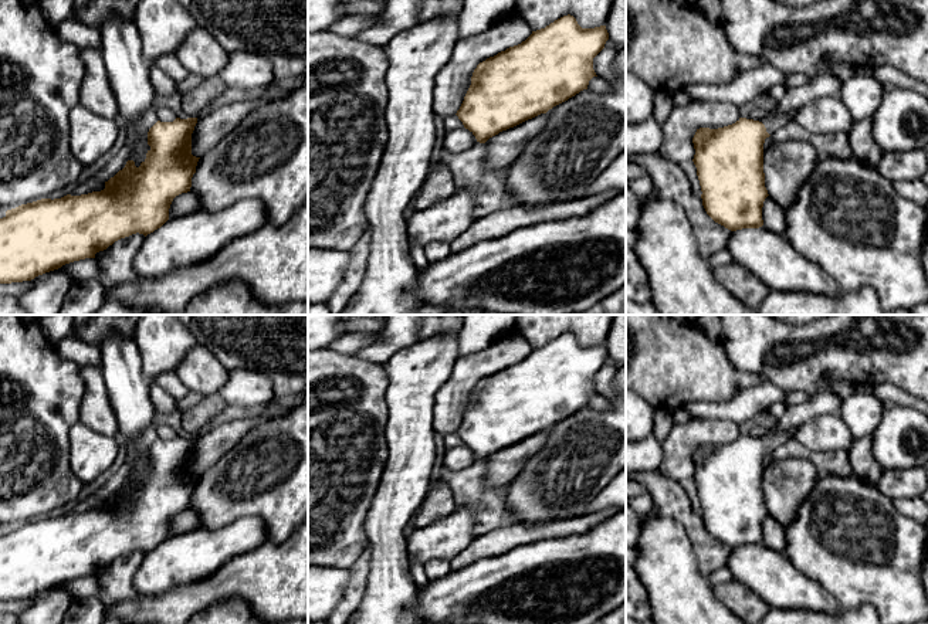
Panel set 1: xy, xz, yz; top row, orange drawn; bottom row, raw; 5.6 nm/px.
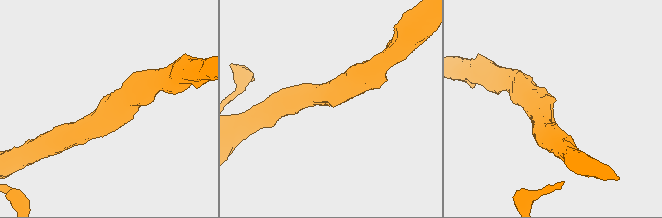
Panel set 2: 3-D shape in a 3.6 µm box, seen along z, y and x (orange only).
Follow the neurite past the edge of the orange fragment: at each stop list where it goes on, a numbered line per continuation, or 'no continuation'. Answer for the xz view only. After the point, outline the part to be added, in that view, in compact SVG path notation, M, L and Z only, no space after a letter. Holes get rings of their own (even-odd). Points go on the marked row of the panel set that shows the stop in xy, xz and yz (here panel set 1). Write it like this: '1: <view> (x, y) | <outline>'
no continuation

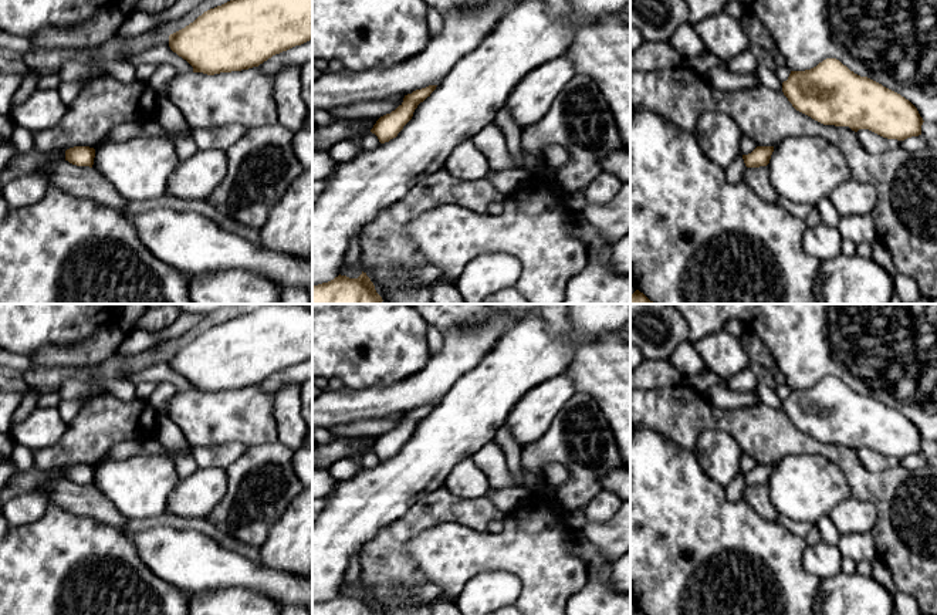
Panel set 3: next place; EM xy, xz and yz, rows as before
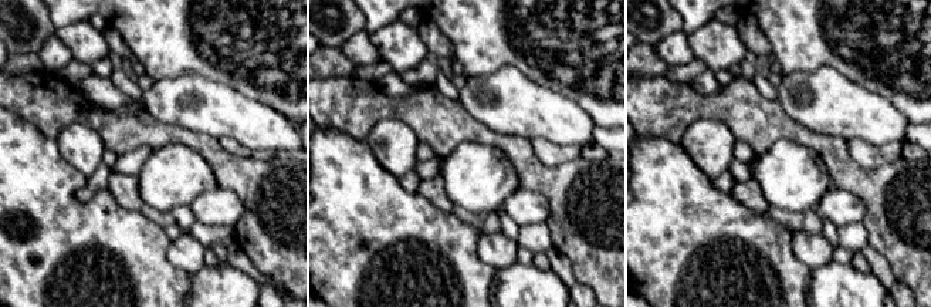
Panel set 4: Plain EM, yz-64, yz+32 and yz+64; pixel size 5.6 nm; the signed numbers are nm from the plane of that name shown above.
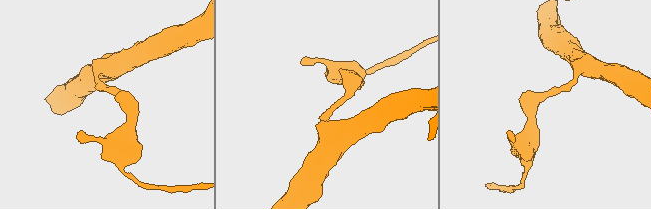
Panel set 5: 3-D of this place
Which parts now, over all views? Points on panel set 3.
no continuation

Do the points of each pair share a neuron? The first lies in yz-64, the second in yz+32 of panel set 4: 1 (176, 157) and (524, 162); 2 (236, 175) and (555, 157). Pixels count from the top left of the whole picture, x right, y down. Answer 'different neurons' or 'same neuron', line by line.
1: different neurons
2: different neurons

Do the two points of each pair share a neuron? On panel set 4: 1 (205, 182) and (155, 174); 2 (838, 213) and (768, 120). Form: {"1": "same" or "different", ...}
{"1": "same", "2": "different"}

